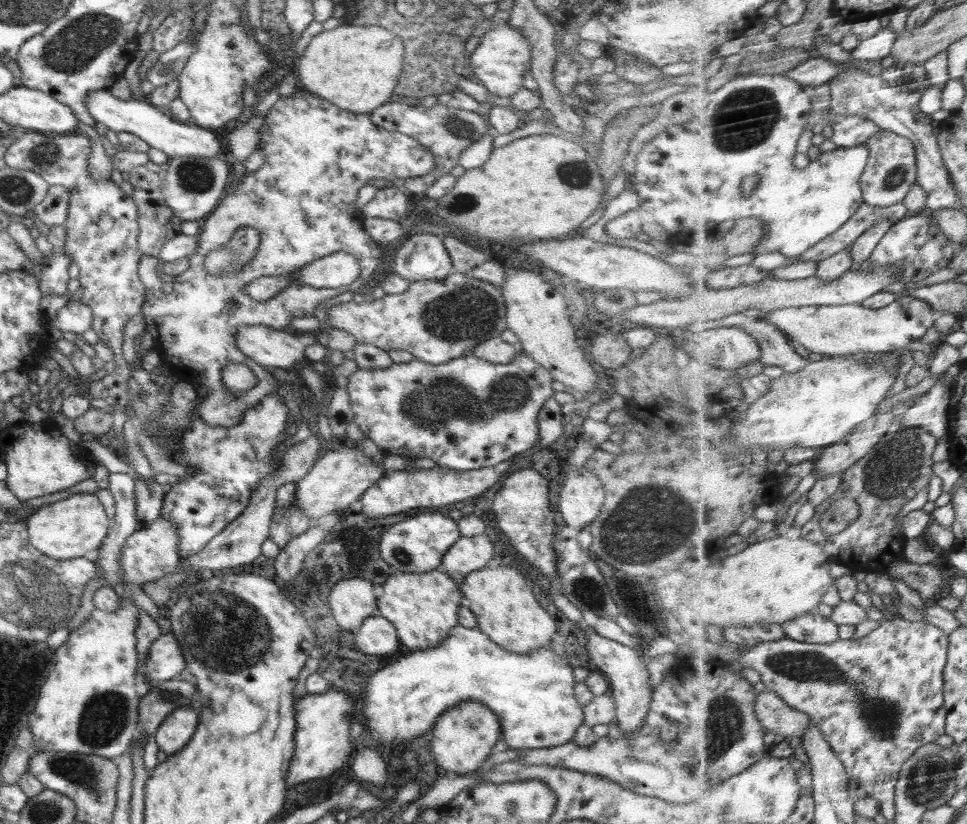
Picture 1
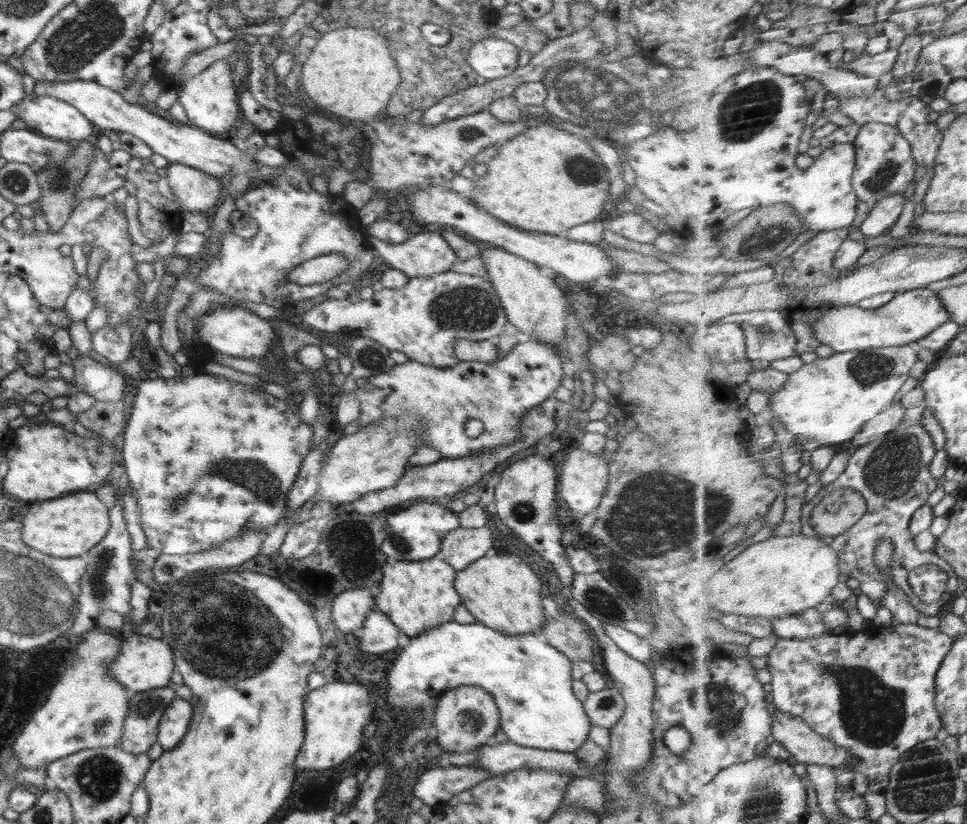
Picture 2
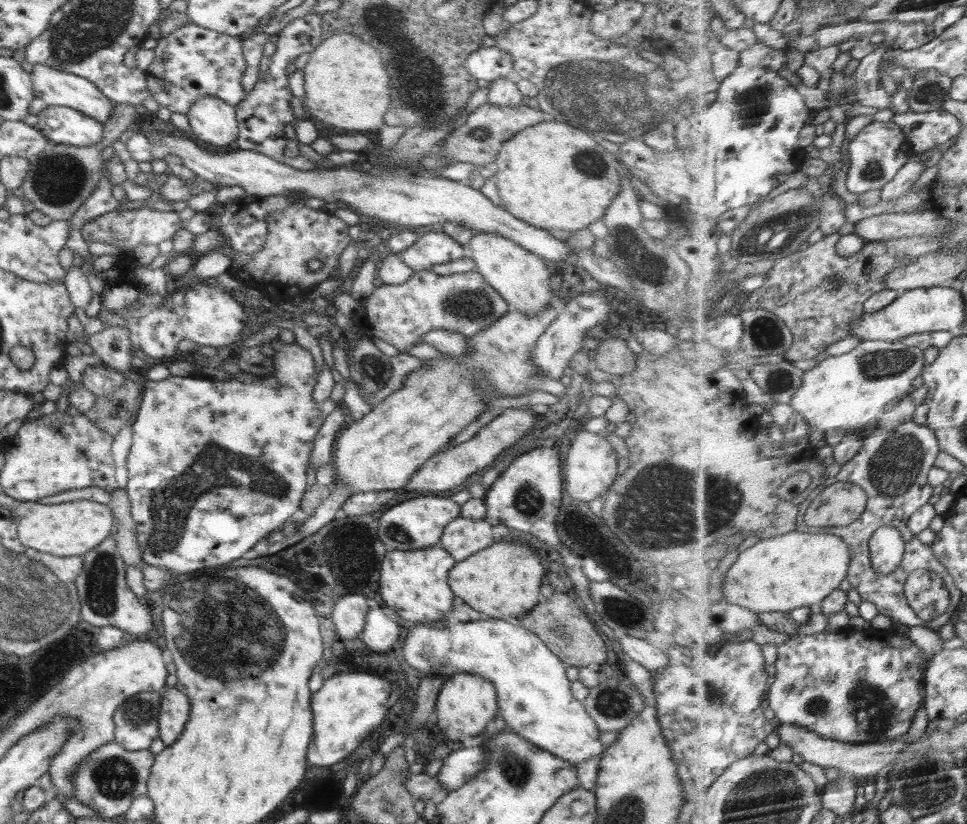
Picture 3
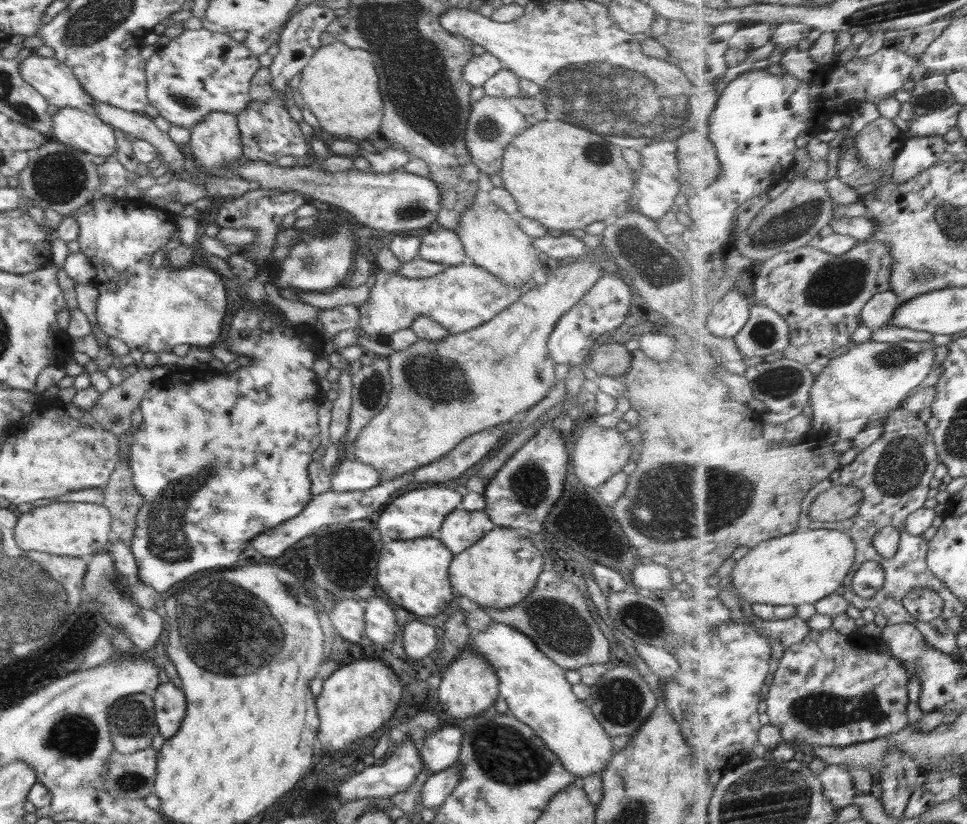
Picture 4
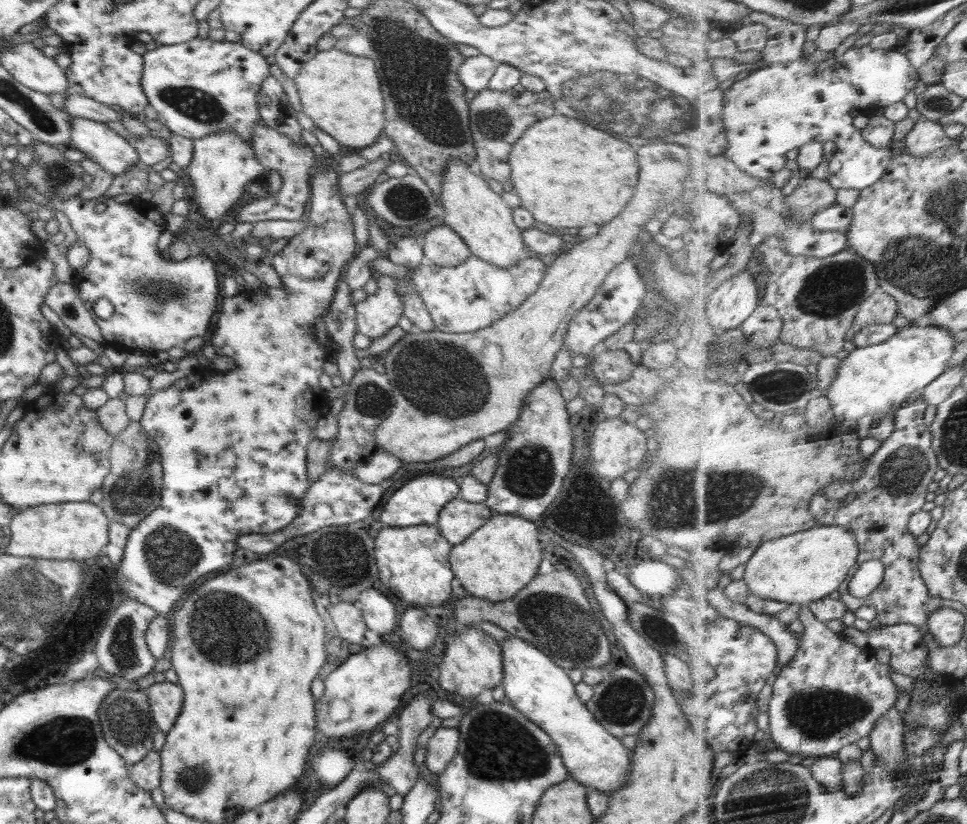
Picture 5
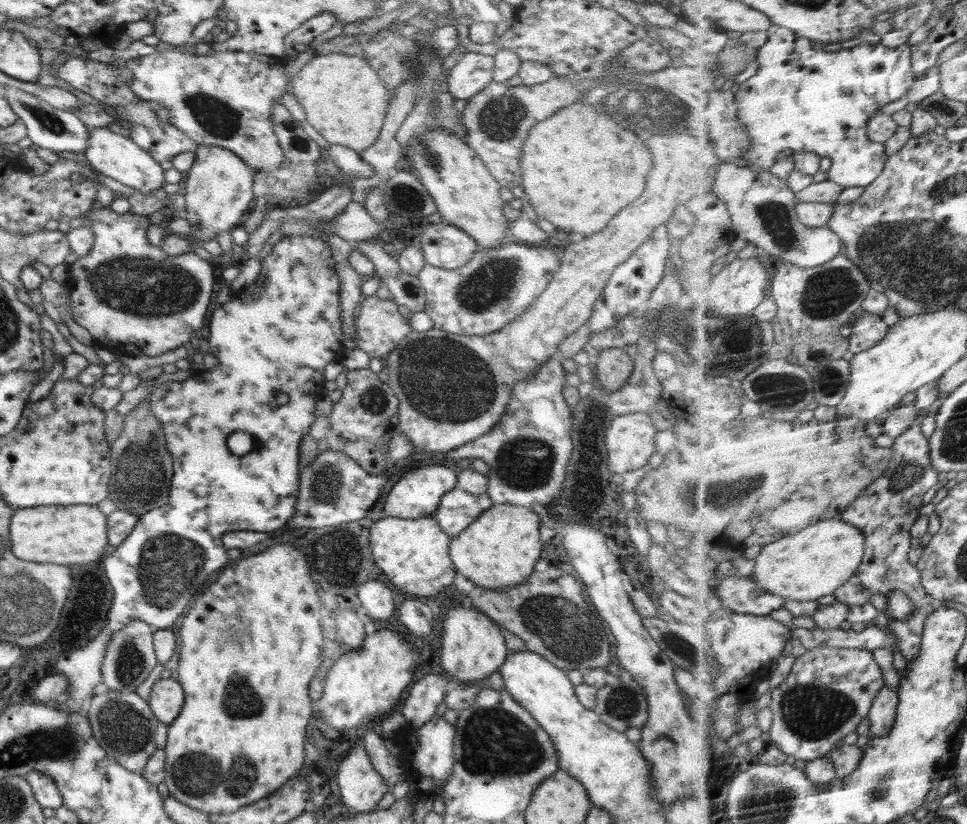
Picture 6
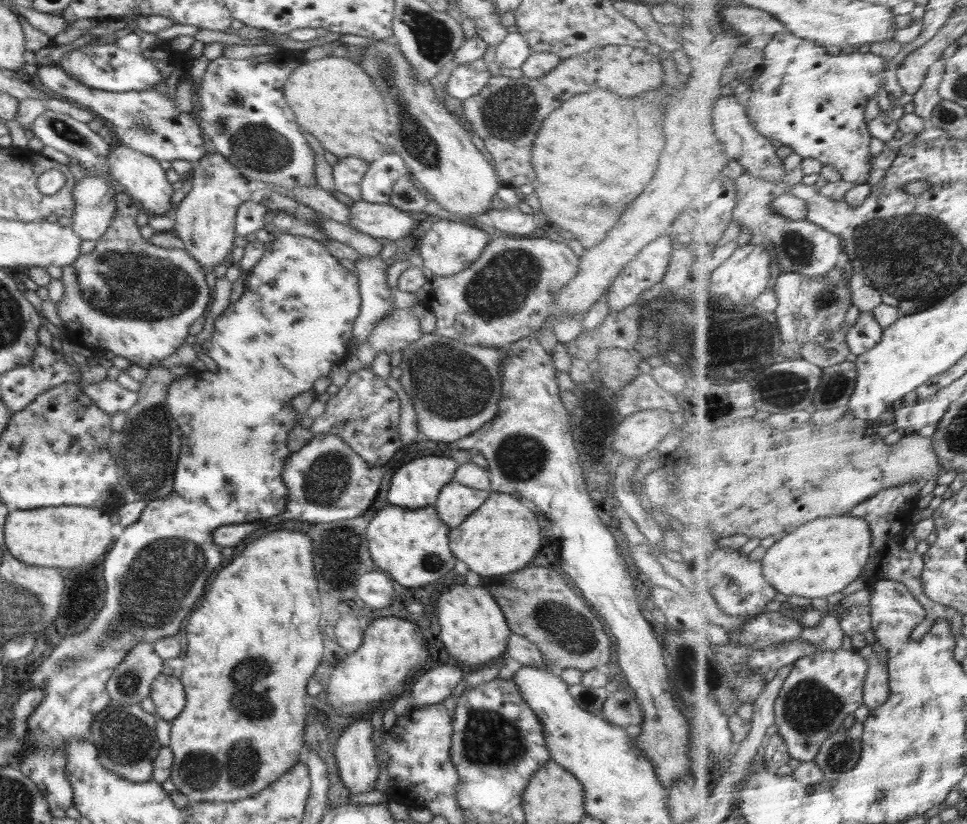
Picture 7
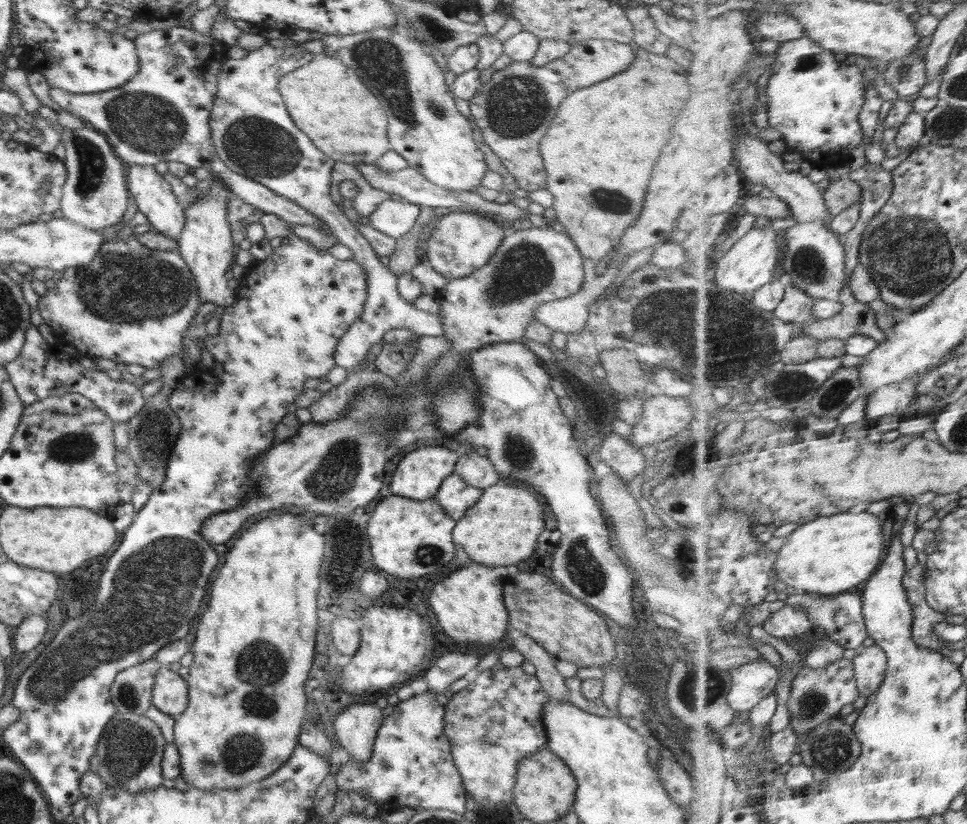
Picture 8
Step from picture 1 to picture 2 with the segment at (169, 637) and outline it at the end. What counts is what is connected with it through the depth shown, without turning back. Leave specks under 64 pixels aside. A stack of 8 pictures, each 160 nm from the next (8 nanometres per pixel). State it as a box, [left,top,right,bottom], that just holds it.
[109,633,176,693]

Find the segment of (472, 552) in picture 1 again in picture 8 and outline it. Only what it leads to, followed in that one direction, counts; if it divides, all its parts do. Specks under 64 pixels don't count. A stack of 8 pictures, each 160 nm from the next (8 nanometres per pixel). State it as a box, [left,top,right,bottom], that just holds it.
[434,472,482,521]

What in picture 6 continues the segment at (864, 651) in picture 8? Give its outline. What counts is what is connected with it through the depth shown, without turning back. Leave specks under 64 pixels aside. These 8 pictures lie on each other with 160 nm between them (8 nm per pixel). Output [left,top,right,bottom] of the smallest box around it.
[869,685,900,738]

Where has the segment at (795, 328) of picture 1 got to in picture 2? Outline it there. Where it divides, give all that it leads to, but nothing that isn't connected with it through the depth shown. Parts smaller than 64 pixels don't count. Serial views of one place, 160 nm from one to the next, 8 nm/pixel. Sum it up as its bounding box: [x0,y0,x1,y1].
[813,287,951,352]

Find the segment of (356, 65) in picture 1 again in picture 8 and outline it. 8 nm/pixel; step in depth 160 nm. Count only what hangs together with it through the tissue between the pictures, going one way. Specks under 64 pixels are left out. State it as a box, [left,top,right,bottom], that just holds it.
[277,54,391,164]

